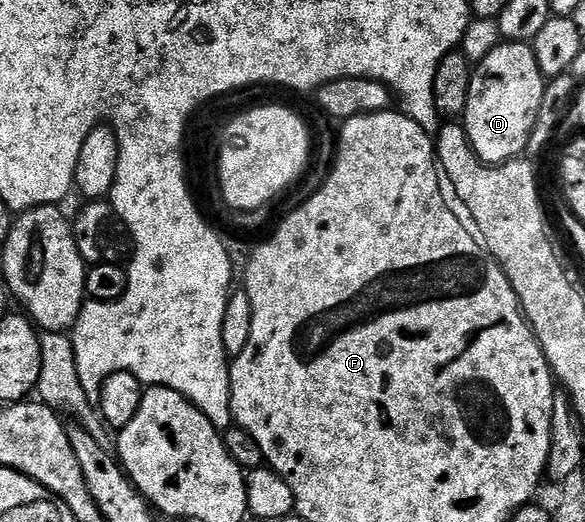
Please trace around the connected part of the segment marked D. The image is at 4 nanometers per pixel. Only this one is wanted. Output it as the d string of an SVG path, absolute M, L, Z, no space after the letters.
M501 42L474 65L469 102L465 104L461 123L467 131L467 143L483 163L506 164L526 153L537 110L541 110L544 87L545 77L531 44Z

